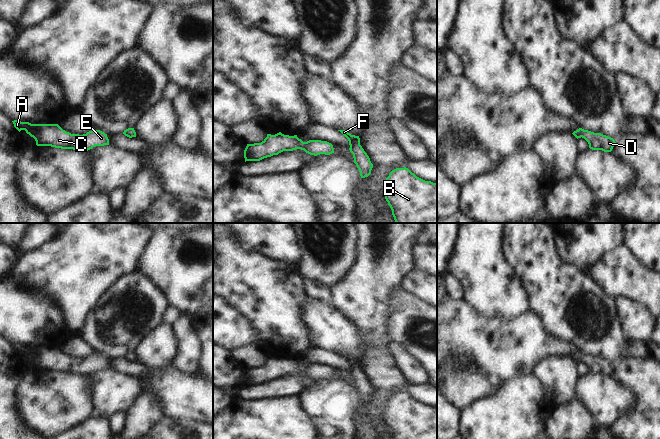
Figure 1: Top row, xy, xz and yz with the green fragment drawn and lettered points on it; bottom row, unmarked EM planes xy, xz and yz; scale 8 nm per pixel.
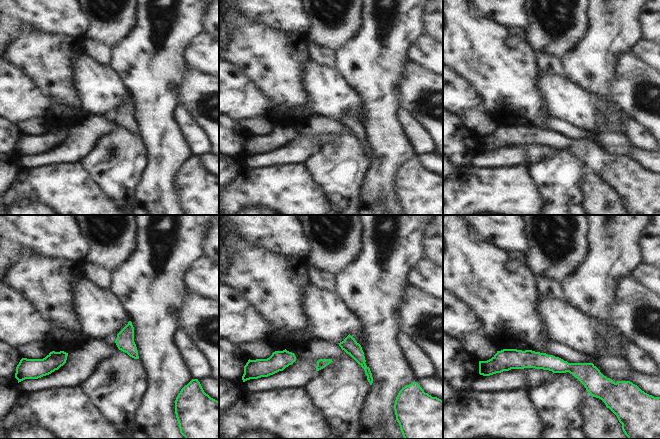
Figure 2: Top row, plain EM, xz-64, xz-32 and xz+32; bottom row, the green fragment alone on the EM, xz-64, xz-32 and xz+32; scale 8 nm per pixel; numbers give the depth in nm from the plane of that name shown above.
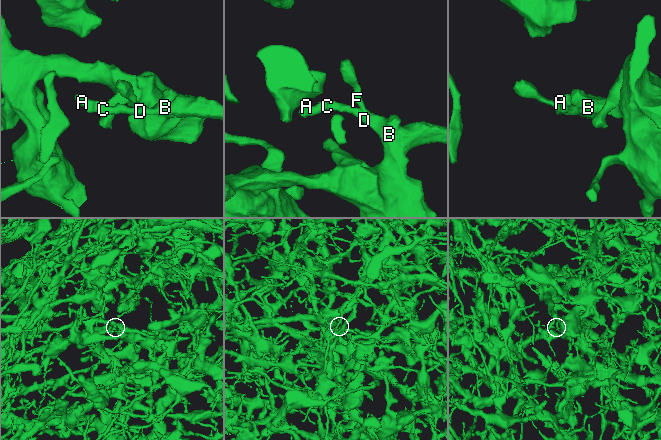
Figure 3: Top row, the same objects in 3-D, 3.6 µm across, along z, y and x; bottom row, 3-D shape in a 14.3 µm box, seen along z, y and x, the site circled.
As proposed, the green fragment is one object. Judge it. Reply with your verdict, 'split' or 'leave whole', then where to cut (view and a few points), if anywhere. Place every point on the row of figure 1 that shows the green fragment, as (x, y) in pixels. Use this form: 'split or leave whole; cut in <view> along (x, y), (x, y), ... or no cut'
leave whole; no cut

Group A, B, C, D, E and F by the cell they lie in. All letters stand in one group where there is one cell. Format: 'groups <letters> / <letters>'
groups A B C D E F

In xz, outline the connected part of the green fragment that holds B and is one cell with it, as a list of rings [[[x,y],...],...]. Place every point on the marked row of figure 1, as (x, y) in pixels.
[[[408,168],[392,170],[383,193],[396,223],[437,223],[437,183],[417,177]]]

